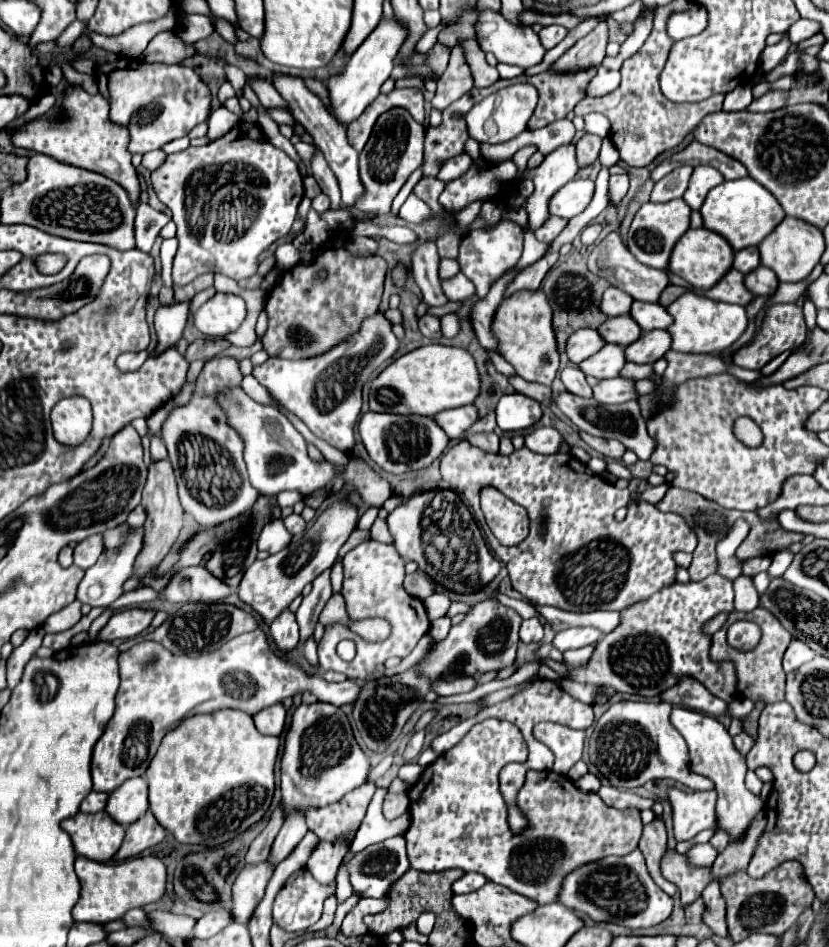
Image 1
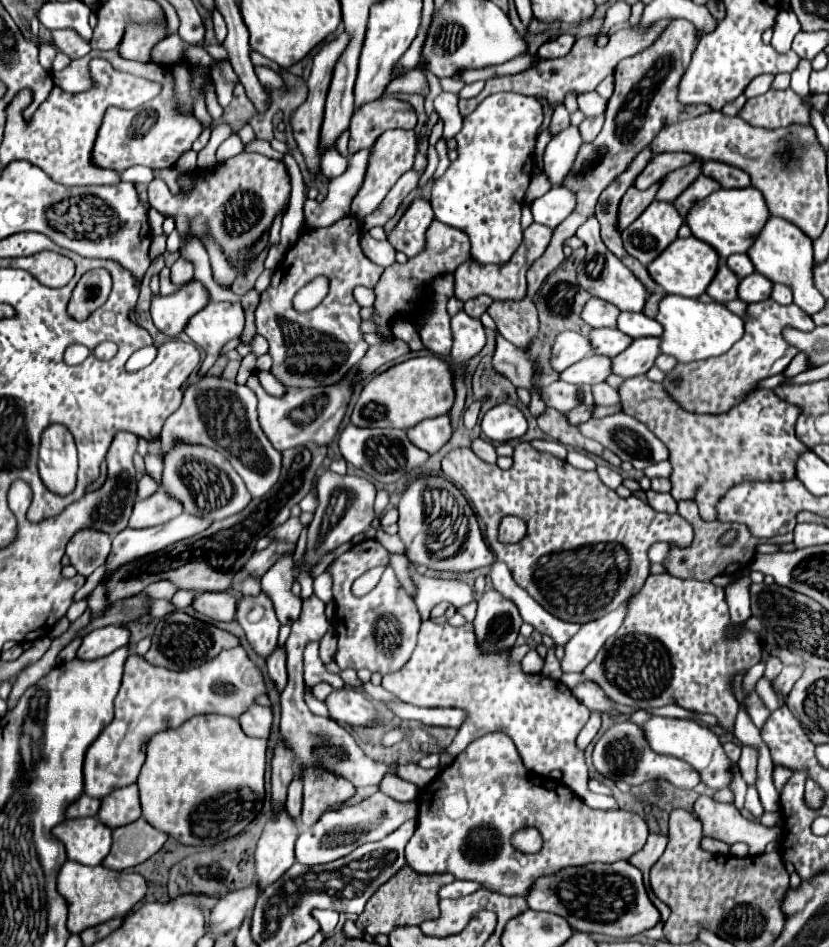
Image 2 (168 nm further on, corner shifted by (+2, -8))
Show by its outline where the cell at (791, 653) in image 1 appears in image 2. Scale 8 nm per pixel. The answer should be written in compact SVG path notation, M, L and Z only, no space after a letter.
M784 667L784 669L780 671L780 675L778 675L778 677L774 679L774 683L772 683L774 691L780 693L782 697L788 697L790 689L792 689L794 683L800 679L800 675L802 675L802 667Z

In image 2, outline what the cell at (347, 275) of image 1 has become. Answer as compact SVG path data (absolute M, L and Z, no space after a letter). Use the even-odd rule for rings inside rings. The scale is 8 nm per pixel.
M352 215L326 229L310 229L304 225L282 265L272 273L268 289L260 295L260 303L254 311L256 333L270 343L274 361L270 373L286 387L320 387L338 383L360 363L368 349L360 331L360 305L354 301L352 291L358 285L372 289L384 269L362 253L360 233L360 221ZM318 275L328 279L328 295L308 313L294 311L292 297L302 285Z

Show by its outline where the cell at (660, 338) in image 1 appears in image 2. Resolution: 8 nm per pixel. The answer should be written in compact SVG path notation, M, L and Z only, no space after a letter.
M658 337L634 339L622 353L618 353L612 359L612 373L622 379L648 373L648 369L654 365L654 361L660 353L658 341L660 341Z

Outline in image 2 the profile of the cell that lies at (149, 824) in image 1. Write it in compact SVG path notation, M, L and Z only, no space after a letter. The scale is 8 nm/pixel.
M136 819L134 823L116 827L112 831L112 849L108 857L102 861L102 867L122 871L134 865L144 863L154 853L162 849L168 835L154 829L146 819Z

